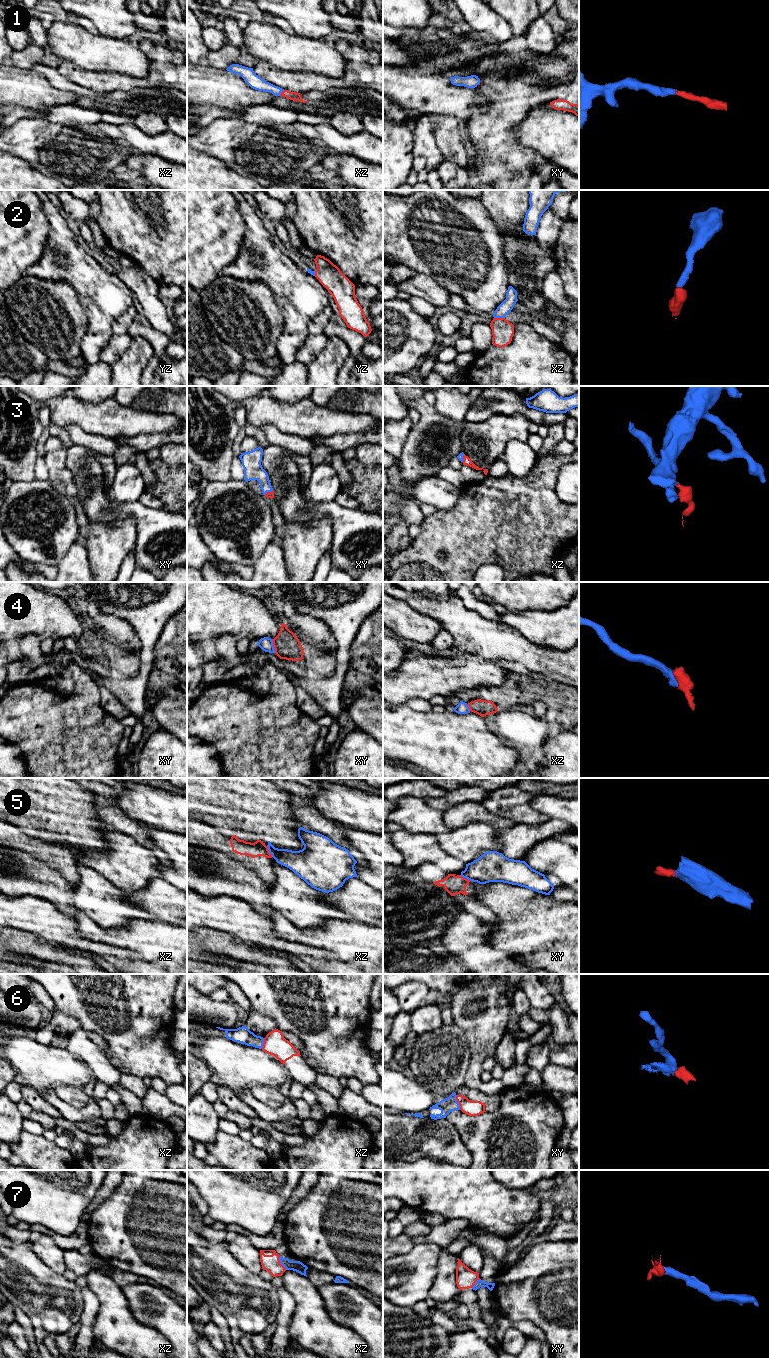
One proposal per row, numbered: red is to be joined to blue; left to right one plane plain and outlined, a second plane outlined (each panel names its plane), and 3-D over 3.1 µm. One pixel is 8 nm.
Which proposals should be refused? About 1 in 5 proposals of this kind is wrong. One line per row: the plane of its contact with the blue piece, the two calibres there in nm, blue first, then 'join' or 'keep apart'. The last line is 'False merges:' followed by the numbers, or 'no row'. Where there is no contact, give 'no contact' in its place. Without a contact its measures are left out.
1: contact in xz; calibres 110 and 70 nm; join
2: contact in xz; calibres 100 and 180 nm; join
3: contact in xy; calibres 160 and 50 nm; join
4: contact in xy; calibres 110 and 220 nm; join
5: contact in xz; calibres 180 and 120 nm; keep apart
6: contact in xy; calibres 120 and 130 nm; join
7: contact in xz; calibres 90 and 140 nm; join
False merges: 5

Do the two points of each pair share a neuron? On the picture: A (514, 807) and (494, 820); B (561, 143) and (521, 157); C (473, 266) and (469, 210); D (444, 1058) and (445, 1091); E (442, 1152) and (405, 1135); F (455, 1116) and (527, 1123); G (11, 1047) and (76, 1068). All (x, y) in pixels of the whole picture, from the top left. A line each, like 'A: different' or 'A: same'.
A: different
B: different
C: same
D: same
E: same
F: same
G: same

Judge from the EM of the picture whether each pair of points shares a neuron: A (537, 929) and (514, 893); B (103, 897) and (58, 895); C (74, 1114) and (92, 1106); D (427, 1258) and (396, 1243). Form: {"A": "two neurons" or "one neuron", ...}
{"A": "one neuron", "B": "two neurons", "C": "one neuron", "D": "two neurons"}

